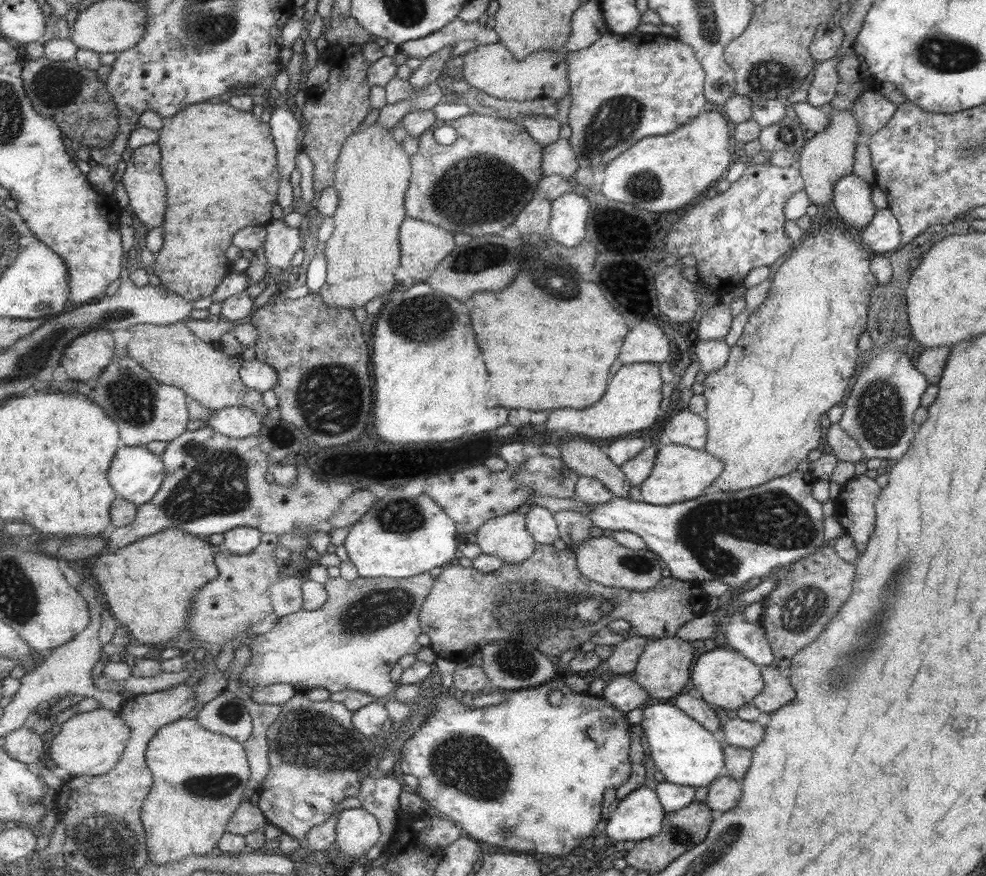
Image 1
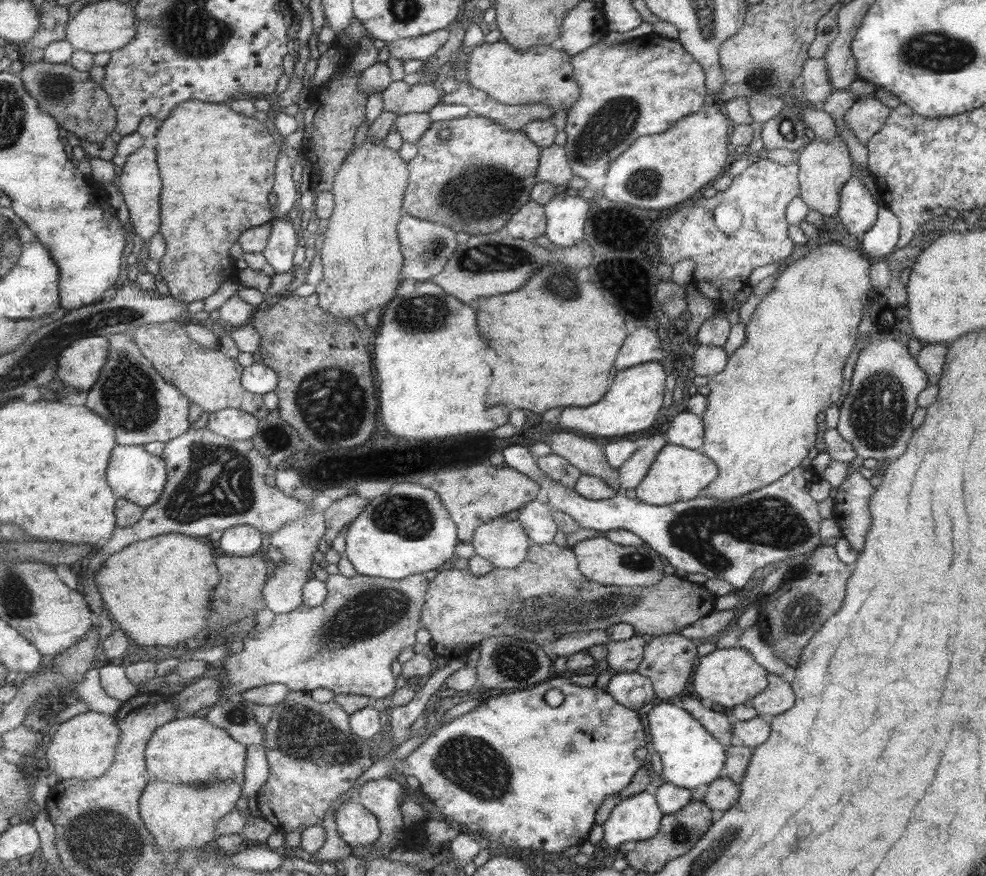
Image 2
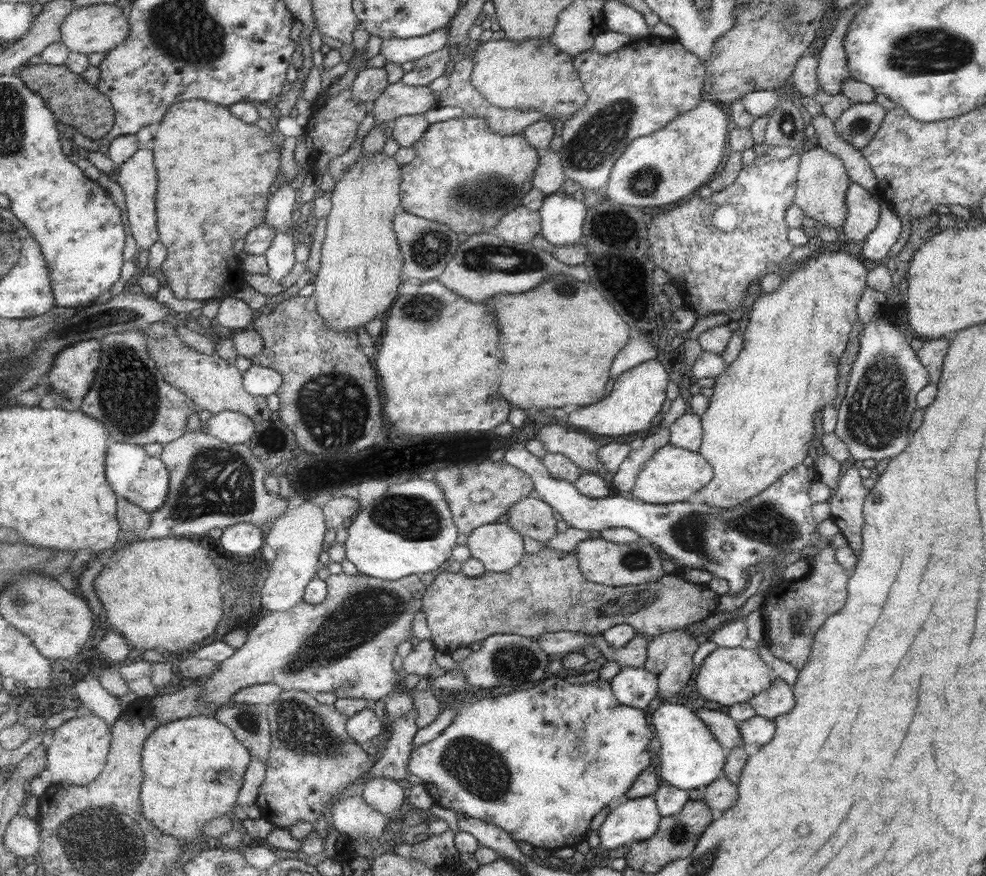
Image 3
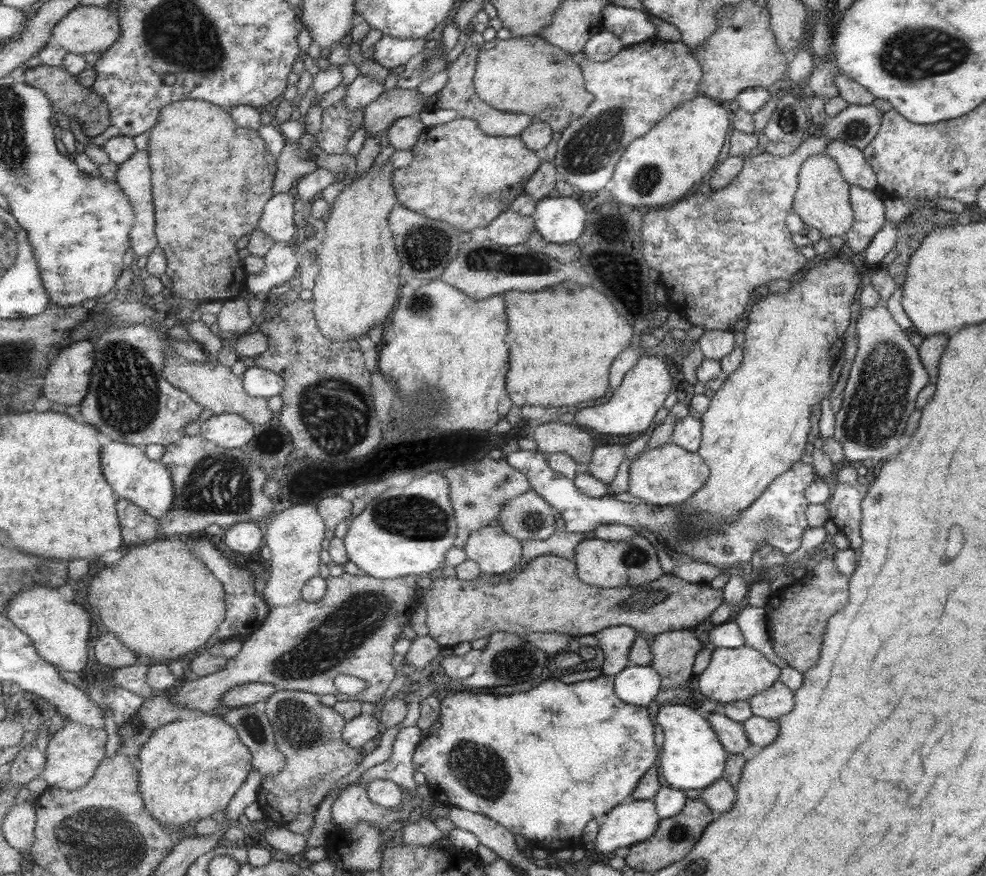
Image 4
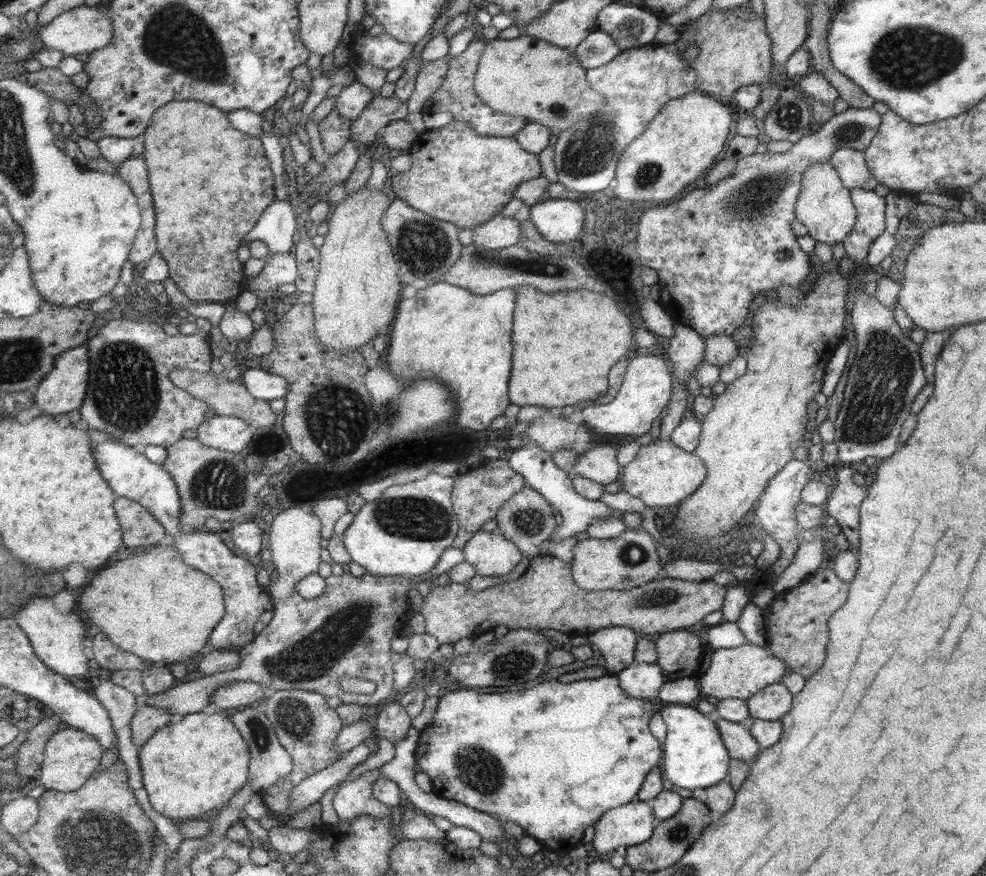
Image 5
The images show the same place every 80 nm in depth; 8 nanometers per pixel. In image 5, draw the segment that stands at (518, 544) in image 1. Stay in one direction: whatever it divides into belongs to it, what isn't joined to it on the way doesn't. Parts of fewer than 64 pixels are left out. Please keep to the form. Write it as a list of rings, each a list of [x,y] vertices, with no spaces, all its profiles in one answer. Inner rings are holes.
[[[498,529],[479,531],[464,548],[465,561],[483,576],[505,576],[524,560],[519,545]]]

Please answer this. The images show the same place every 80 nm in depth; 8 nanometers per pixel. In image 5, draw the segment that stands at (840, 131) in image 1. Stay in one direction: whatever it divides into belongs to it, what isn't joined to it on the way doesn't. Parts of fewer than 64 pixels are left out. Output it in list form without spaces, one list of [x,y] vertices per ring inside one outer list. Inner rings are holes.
[[[829,160],[805,167],[794,206],[794,218],[805,226],[808,235],[814,241],[825,242],[830,246],[836,242],[842,242],[857,220],[850,190],[844,186],[842,179],[838,177],[838,171]]]

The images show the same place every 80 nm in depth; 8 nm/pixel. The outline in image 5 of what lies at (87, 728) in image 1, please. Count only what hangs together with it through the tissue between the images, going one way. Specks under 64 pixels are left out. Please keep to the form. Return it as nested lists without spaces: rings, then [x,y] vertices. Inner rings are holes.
[[[71,726],[61,729],[48,742],[47,754],[37,778],[38,783],[42,784],[45,790],[60,790],[66,793],[78,791],[99,769],[103,754],[105,754],[103,745],[95,735]]]

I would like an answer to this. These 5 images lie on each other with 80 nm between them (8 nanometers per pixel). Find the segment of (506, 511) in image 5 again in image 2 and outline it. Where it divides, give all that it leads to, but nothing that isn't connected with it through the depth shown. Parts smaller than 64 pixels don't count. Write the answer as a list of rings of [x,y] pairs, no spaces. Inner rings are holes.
[[[530,502],[520,509],[517,520],[522,522],[533,542],[539,545],[551,544],[560,531],[554,519],[554,509],[549,503]]]

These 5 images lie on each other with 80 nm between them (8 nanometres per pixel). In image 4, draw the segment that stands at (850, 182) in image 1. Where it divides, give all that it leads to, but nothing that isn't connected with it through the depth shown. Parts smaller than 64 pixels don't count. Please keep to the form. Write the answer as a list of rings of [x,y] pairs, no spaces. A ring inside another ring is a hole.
[[[850,185],[850,206],[853,208],[853,225],[843,236],[849,248],[861,252],[870,244],[873,236],[881,228],[884,218],[883,201],[863,187]]]

